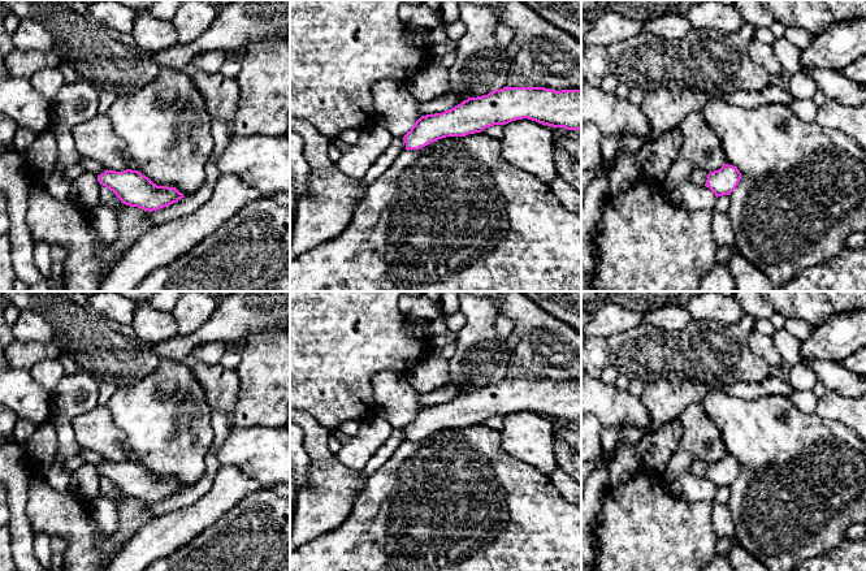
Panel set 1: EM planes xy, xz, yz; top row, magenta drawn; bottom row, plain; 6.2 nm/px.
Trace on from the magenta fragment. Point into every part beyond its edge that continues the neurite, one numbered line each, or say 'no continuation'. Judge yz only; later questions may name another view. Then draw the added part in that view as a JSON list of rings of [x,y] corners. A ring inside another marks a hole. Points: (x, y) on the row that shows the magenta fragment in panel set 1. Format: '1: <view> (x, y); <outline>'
no continuation

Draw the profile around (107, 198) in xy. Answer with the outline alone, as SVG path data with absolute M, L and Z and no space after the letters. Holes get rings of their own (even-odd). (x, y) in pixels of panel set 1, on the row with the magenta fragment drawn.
M99 185L98 204L114 209L120 204L120 202L121 200L116 196L113 191L111 191L103 185Z

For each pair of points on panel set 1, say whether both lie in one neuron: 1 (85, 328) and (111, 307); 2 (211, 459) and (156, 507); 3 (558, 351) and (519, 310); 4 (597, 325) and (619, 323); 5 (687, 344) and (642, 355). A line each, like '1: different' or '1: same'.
1: different
2: same
3: same
4: same
5: same

